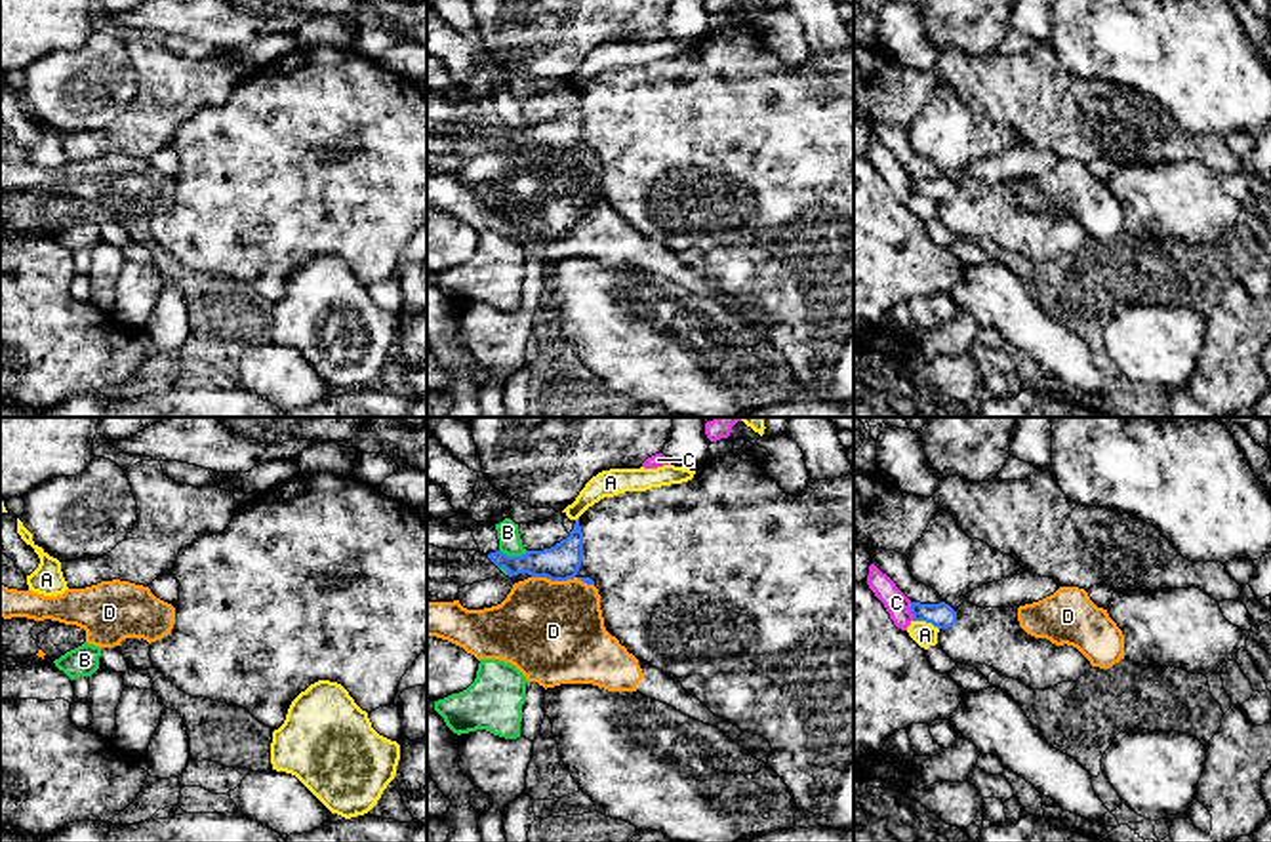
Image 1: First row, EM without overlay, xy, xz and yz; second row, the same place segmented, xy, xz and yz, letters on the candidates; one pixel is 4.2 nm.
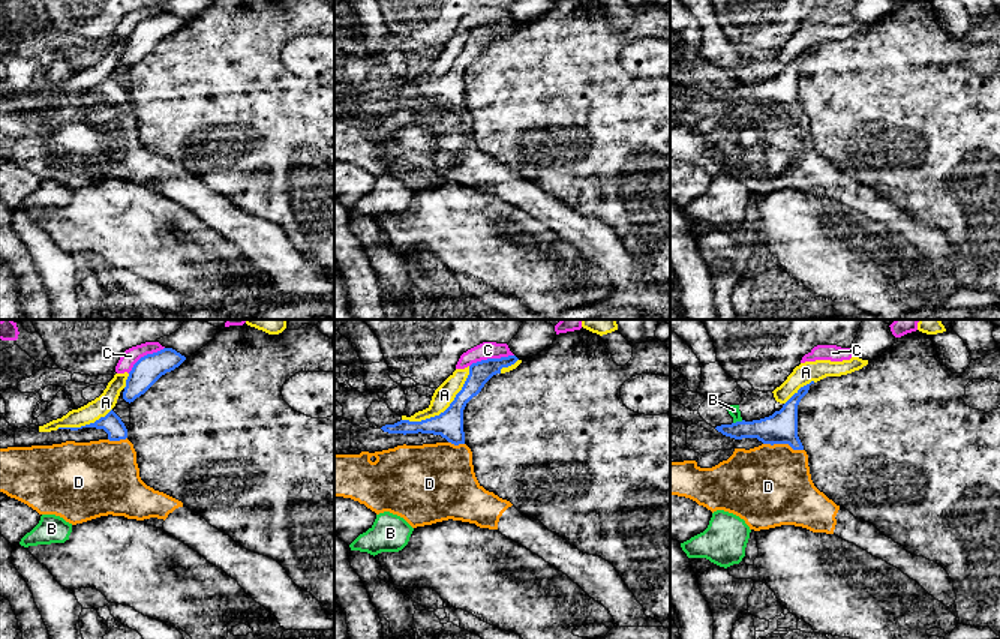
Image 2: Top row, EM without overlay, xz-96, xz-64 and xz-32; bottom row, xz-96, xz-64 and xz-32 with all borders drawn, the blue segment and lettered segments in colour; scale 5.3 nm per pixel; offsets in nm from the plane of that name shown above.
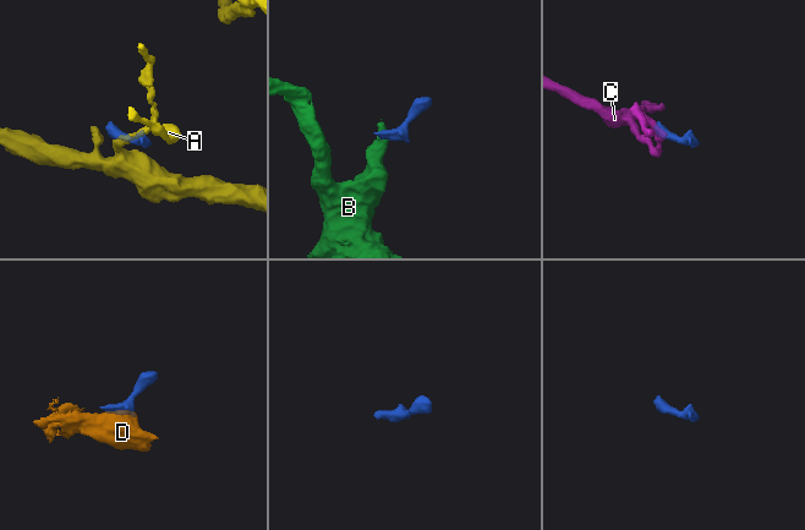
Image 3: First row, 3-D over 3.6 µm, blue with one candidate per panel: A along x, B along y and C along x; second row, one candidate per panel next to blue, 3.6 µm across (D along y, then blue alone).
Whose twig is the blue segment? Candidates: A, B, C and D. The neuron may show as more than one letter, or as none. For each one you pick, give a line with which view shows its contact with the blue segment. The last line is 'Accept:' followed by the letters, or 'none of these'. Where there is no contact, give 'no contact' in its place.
D: meets blue in xz
Accept: D

